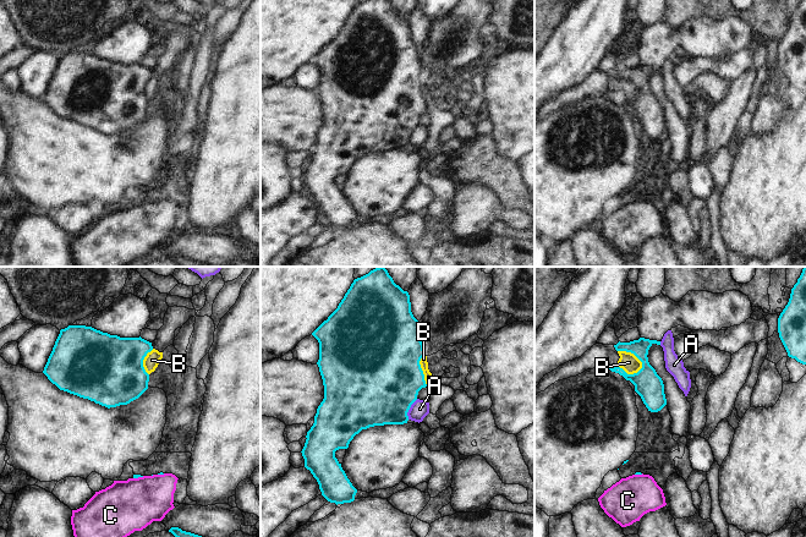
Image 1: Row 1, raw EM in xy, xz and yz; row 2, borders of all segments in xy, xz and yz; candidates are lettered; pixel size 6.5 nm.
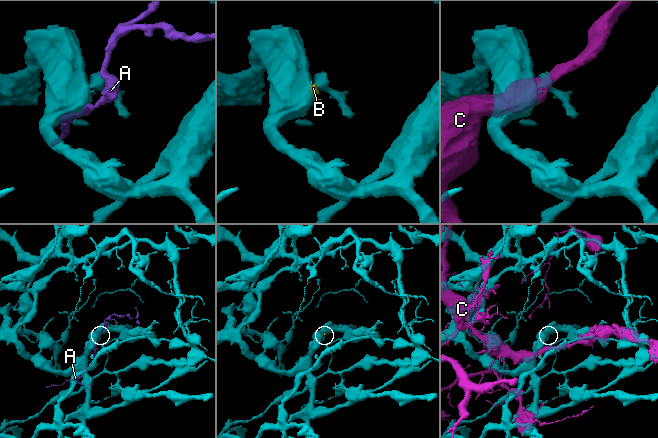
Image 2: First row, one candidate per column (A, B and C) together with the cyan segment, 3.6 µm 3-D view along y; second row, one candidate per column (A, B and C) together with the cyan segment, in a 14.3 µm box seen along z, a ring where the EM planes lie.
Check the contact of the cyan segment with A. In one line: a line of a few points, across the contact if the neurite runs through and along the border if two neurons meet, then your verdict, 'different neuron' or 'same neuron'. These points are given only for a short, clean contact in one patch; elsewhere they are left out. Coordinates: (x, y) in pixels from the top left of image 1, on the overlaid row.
different neuron

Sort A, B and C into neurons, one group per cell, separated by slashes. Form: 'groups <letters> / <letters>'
groups A / B / C

